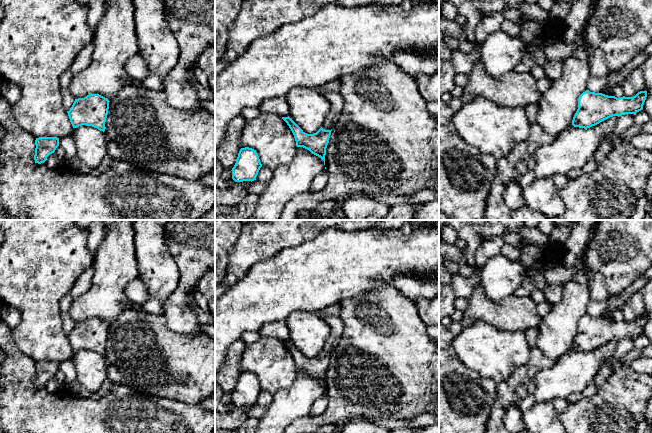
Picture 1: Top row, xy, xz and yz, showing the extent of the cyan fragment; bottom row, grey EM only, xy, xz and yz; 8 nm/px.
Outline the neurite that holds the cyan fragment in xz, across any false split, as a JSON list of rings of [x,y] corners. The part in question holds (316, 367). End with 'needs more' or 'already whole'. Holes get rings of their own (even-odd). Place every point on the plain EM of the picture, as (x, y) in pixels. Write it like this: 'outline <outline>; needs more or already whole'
outline [[[340,316],[319,317],[329,324],[331,333],[324,348],[316,357],[305,357],[289,340],[282,341],[282,343],[291,353],[296,365],[296,370],[303,371],[309,374],[312,378],[320,381],[325,389],[326,372],[329,367],[332,352],[337,348],[341,340],[344,323]]]; needs more

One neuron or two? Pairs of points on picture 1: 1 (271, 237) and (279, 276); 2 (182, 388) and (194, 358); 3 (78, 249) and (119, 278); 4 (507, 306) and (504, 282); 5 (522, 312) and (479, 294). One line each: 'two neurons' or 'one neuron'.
1: two neurons
2: one neuron
3: two neurons
4: two neurons
5: one neuron

